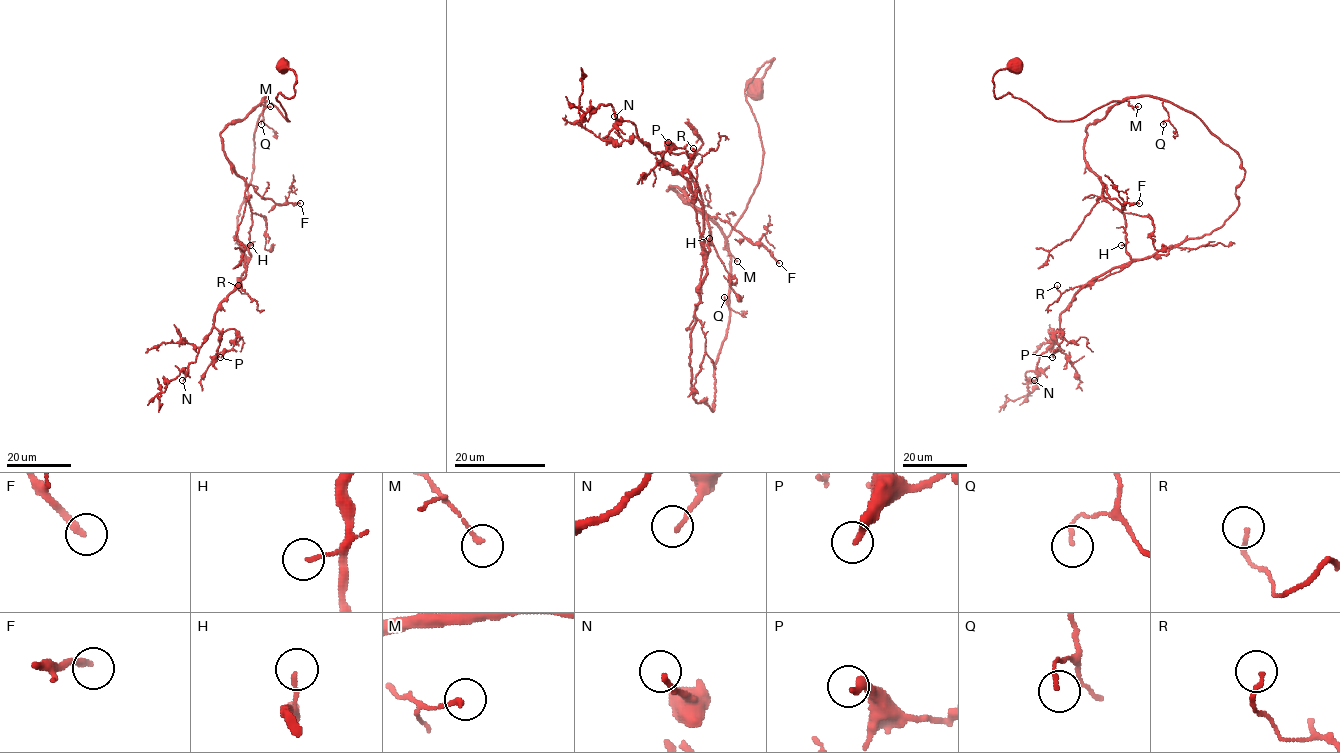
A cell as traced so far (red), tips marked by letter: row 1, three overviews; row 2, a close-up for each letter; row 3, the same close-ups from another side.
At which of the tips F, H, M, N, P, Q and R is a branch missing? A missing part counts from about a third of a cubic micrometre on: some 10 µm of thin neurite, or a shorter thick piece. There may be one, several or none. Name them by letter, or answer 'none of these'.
none of these

